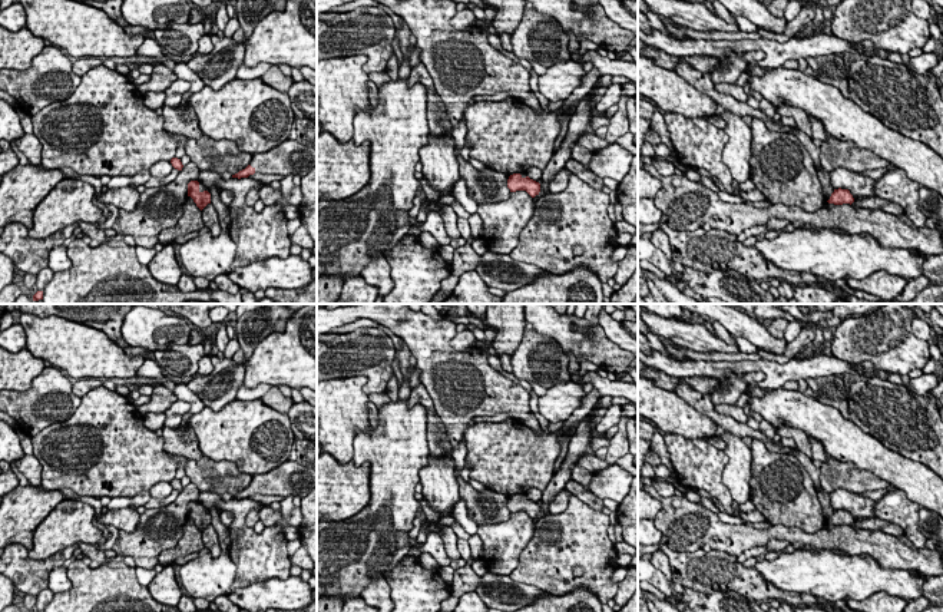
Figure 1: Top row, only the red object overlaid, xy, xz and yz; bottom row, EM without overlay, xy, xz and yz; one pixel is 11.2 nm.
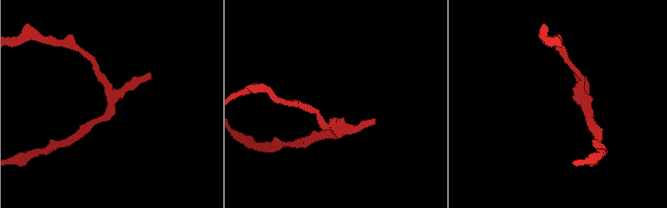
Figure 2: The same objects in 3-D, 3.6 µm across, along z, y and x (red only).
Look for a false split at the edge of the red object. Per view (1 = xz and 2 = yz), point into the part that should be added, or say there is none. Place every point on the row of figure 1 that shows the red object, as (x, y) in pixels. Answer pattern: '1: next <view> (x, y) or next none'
1: next none
2: next none

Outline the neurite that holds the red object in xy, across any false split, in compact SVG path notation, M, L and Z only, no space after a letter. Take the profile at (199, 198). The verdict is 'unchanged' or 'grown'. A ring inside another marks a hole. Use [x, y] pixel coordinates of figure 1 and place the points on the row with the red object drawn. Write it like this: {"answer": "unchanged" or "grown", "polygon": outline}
{"answer": "unchanged", "polygon": "M191 181L188 183L188 196L193 199L196 206L202 211L208 204L211 204L211 193L208 191L199 191L199 182Z"}

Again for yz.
{"answer": "unchanged", "polygon": "M838 188L838 189L834 189L834 192L831 193L827 202L834 205L843 205L843 204L851 205L854 202L854 198L848 189Z"}

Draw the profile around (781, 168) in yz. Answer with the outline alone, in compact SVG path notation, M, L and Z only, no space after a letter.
M764 120L751 123L750 178L771 205L815 212L825 204L814 162L794 133L774 132Z

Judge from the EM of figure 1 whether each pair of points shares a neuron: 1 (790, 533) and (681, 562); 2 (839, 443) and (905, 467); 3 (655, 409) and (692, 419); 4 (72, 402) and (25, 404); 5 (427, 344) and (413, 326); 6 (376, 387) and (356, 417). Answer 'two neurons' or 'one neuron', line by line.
1: two neurons
2: one neuron
3: one neuron
4: one neuron
5: one neuron
6: two neurons

